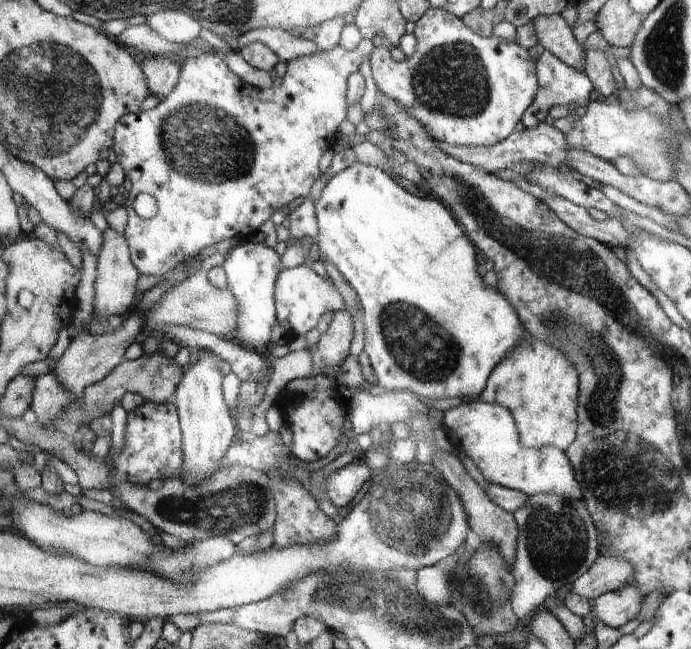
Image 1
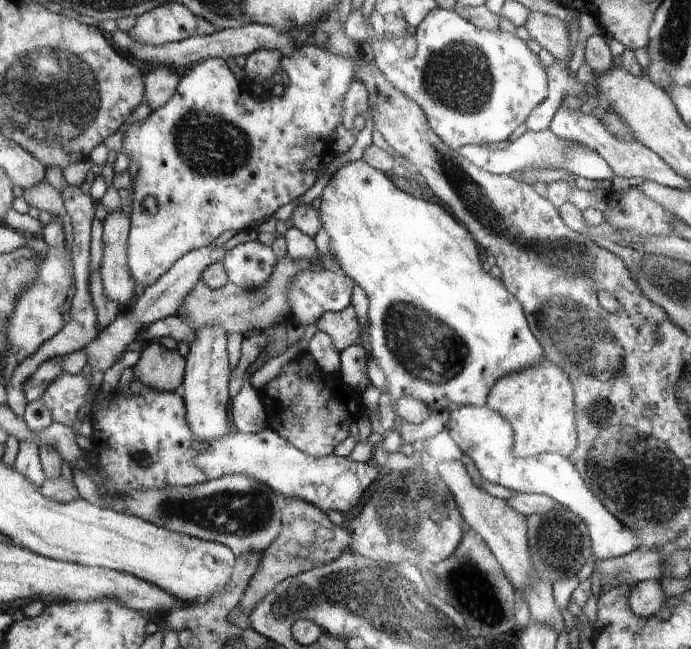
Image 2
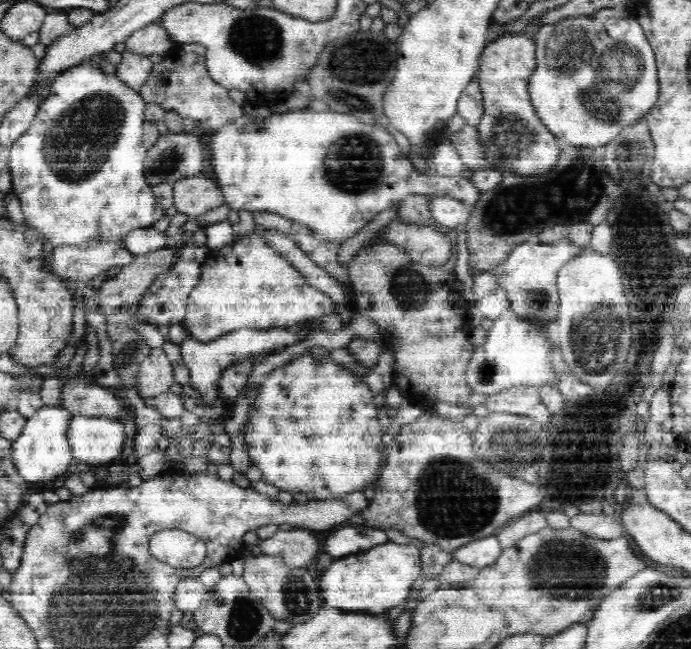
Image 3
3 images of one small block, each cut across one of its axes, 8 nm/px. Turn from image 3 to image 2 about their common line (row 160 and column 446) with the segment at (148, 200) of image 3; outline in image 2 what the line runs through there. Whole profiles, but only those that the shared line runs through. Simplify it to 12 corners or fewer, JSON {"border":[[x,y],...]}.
{"border":[[435,7],[374,64],[449,148],[494,146],[548,96],[517,35]]}

